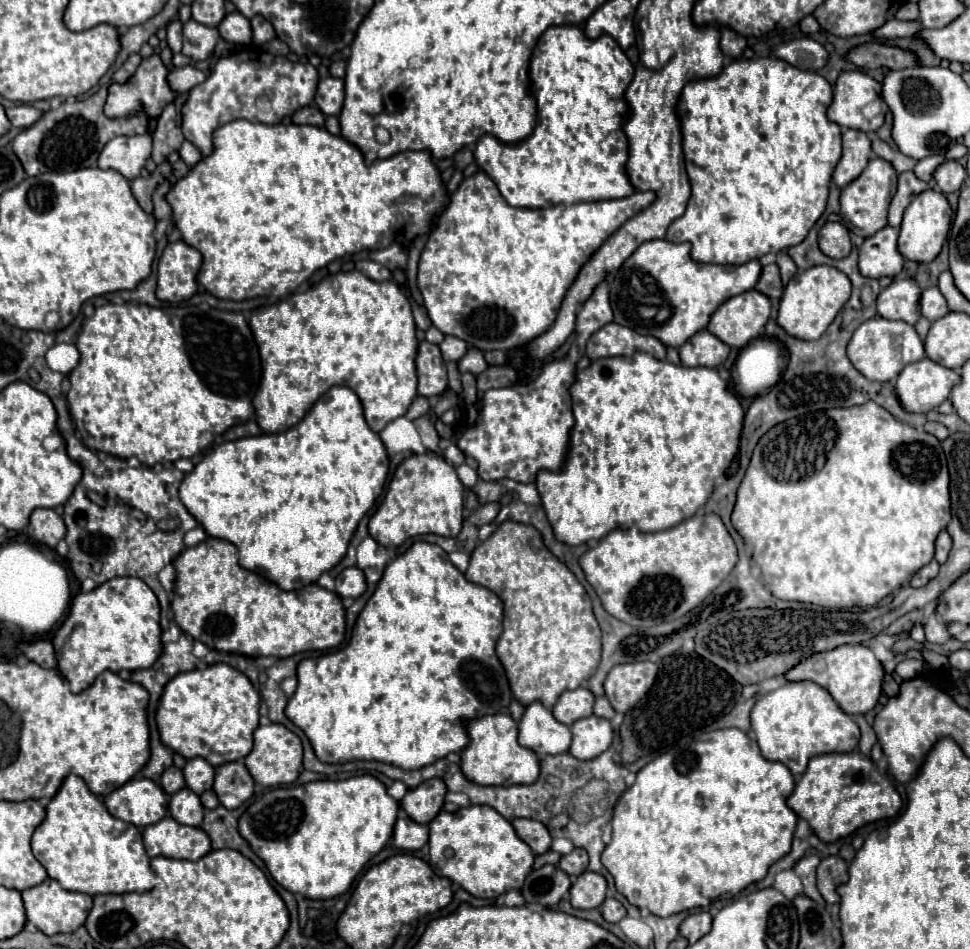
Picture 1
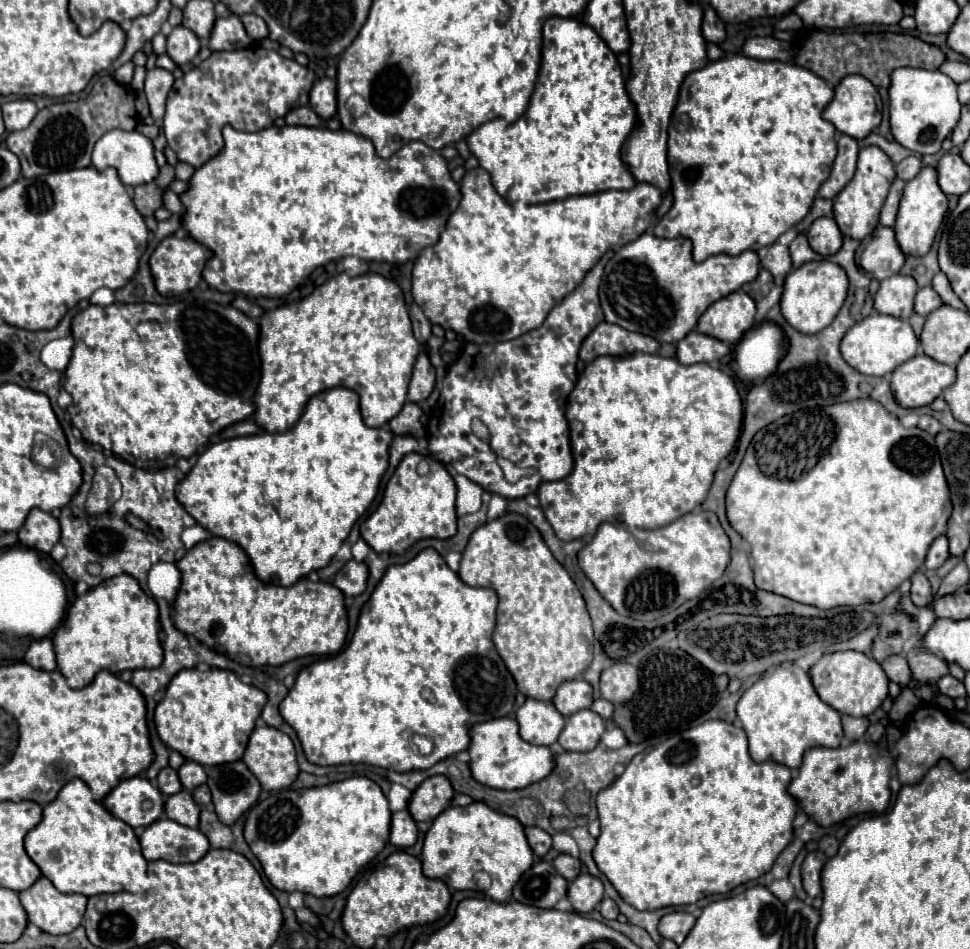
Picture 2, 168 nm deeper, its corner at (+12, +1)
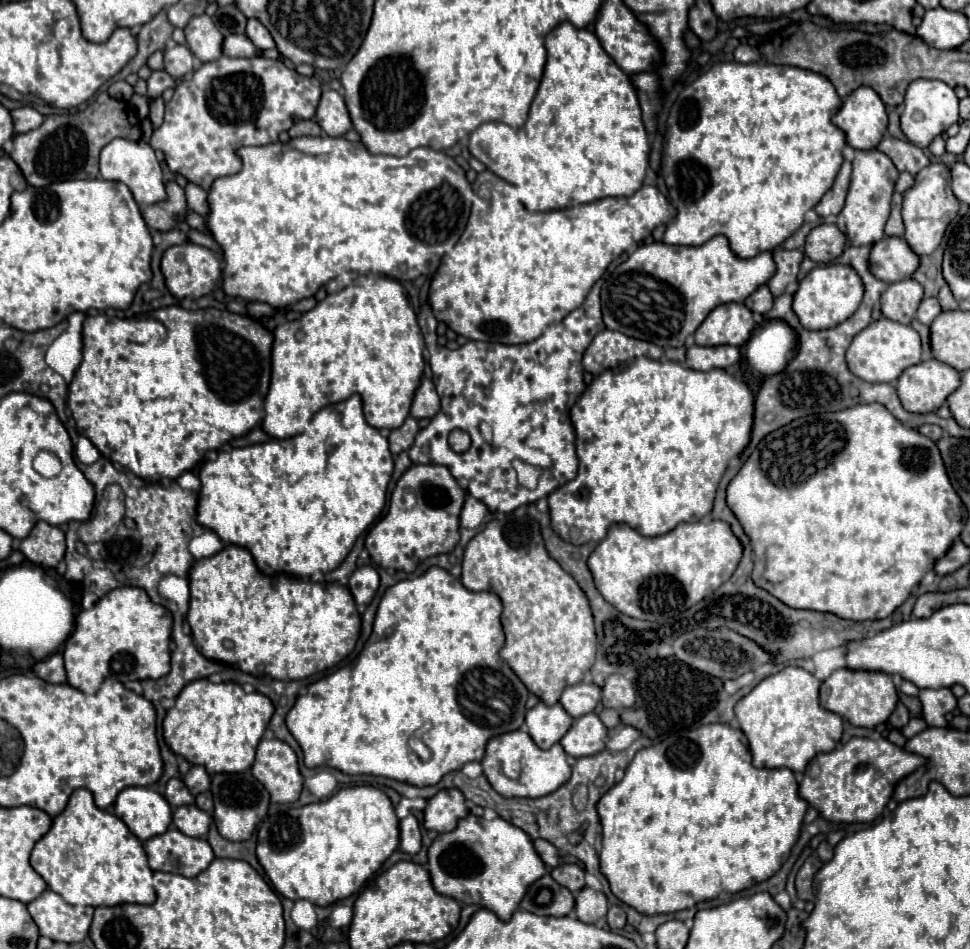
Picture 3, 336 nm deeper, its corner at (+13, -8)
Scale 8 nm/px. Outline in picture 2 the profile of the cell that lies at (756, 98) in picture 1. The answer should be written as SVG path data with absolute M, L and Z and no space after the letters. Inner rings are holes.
M733 55L723 57L719 61L707 63L703 69L697 69L689 73L681 85L677 107L671 115L669 125L669 141L667 141L667 163L669 163L669 177L671 177L671 189L673 189L673 207L669 213L655 225L653 233L657 237L673 239L673 237L687 237L693 241L693 259L705 261L711 255L727 253L727 255L741 255L743 251L759 251L761 247L769 247L783 235L787 229L797 225L811 209L813 199L817 195L817 189L821 183L829 177L831 165L837 155L837 141L835 141L835 127L829 121L823 121L821 113L833 99L833 89L813 71L783 63L783 61L759 61L749 59L745 55Z

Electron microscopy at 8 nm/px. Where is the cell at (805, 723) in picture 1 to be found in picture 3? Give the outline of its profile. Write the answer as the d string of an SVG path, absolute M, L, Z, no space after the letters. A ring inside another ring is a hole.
M788 666L778 674L764 678L750 694L746 694L734 706L734 714L742 732L748 738L756 768L790 768L792 772L804 772L808 760L812 760L820 752L832 752L836 748L842 738L842 718L820 706L818 688L820 680L814 678L810 672L798 666Z

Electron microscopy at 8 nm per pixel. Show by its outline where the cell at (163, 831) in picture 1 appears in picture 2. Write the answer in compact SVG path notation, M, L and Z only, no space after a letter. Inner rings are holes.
M159 819L145 827L141 835L145 859L165 859L169 863L195 863L209 851L209 841L199 829L185 827L171 819Z

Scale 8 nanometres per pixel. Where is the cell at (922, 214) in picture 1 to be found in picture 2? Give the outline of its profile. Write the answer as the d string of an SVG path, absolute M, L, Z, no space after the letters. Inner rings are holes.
M923 167L915 179L905 183L899 213L897 213L897 223L893 227L895 235L897 235L897 243L905 251L905 255L921 257L931 249L931 243L935 239L937 229L943 223L947 207L949 207L949 199L937 183L937 169L935 167Z

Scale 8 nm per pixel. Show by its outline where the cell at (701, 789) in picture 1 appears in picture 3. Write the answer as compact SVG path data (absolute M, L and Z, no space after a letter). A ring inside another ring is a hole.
M706 724L696 730L686 732L678 738L668 738L656 746L644 748L636 752L634 760L626 768L626 776L622 782L614 784L596 804L596 810L600 814L602 824L602 850L600 850L600 872L606 876L612 894L622 900L624 904L636 908L638 912L644 912L646 916L656 914L670 914L680 912L686 908L694 908L698 902L710 900L718 896L720 892L736 894L740 890L746 890L758 882L768 880L772 874L780 870L780 866L788 860L792 846L796 844L802 828L804 812L808 810L808 804L798 796L798 784L794 780L794 774L788 768L782 770L768 770L768 768L756 768L752 766L752 754L748 748L748 740L742 730L732 728L728 724Z

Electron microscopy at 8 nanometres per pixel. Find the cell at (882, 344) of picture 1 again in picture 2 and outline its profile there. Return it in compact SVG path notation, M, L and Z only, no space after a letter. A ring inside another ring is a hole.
M873 313L869 317L865 317L863 321L855 323L841 341L843 359L853 369L857 369L865 375L875 375L875 377L889 375L897 365L915 357L917 351L919 351L919 339L915 337L911 325L903 319L897 319L891 315L881 315L881 313Z

